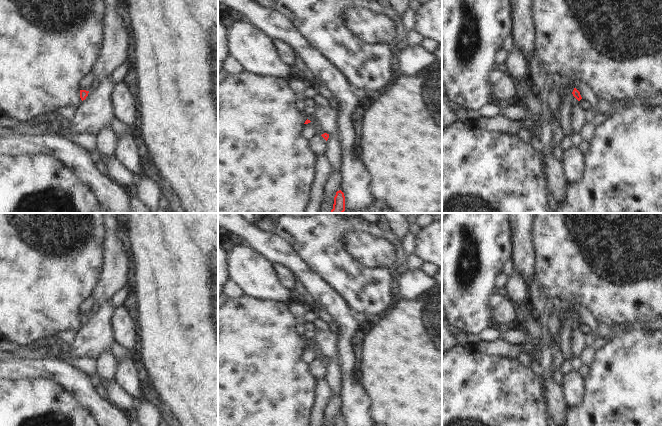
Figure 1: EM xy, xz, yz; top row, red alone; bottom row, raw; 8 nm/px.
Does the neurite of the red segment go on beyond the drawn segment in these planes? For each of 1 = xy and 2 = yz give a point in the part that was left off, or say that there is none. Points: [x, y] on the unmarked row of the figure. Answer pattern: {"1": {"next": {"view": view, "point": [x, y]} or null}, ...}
{"1": {"next": null}, "2": {"next": null}}

